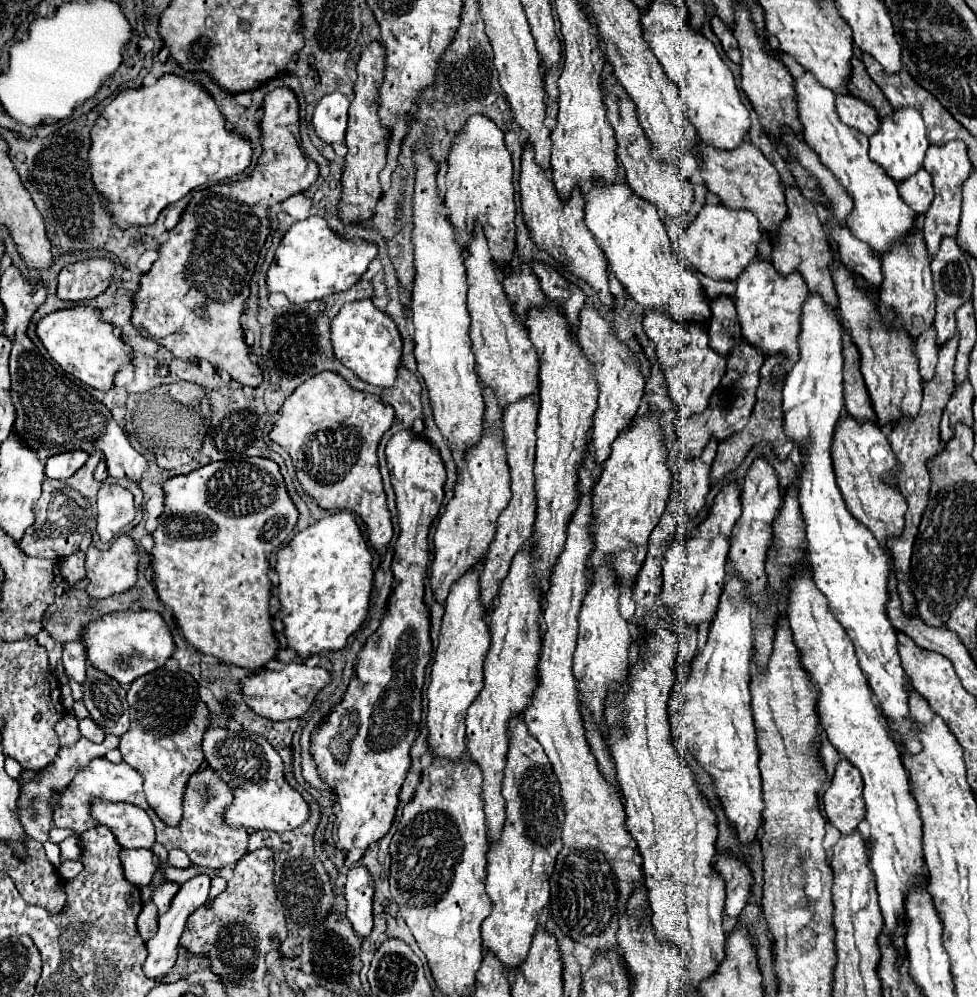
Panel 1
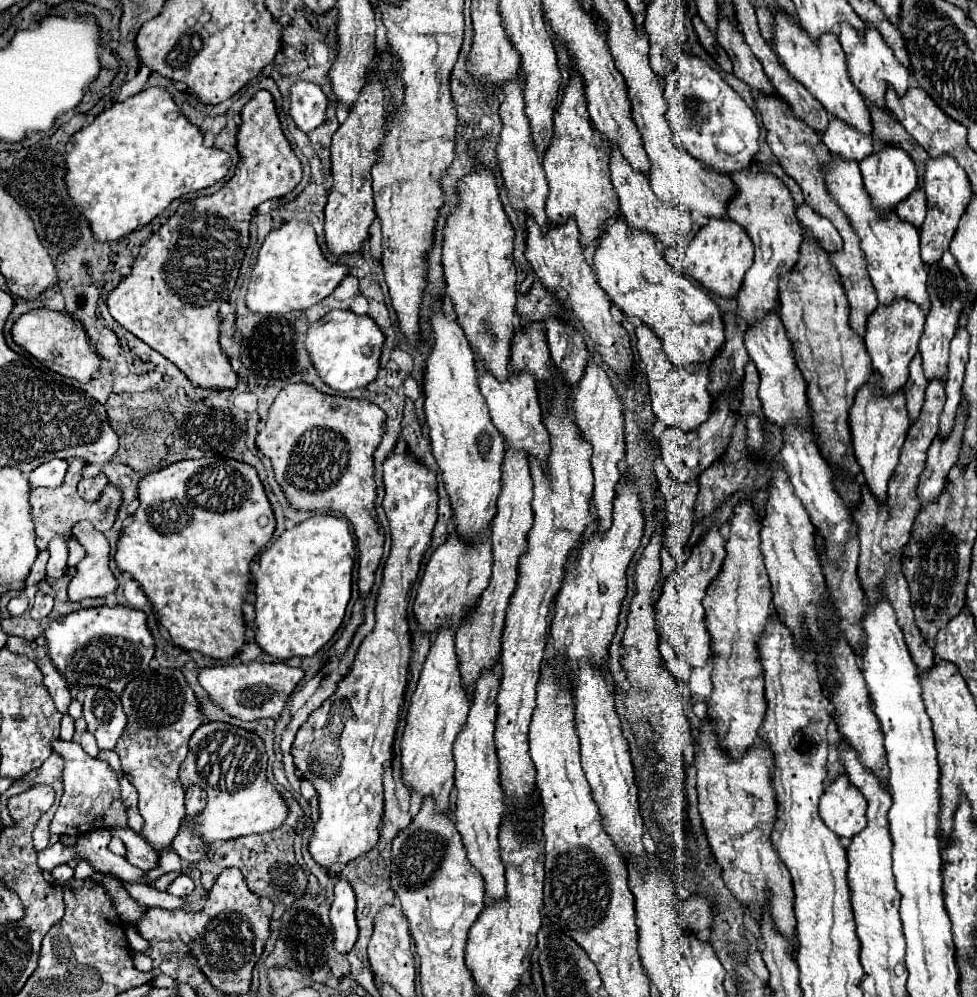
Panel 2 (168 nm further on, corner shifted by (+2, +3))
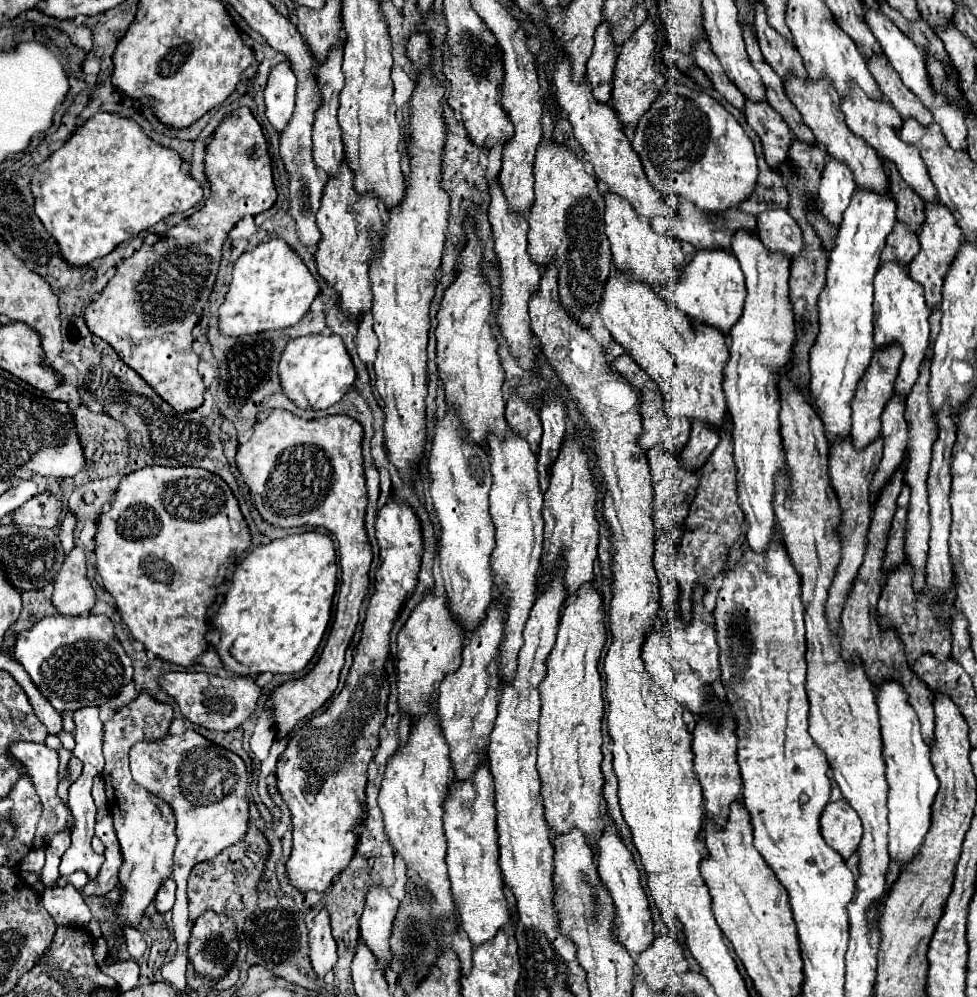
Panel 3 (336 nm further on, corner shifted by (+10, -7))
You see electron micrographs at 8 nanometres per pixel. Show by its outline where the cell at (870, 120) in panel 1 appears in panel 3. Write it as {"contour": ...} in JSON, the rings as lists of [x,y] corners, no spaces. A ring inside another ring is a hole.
{"contour":[[[830,159],[830,163],[822,173],[818,199],[820,199],[820,211],[832,227],[840,227],[842,213],[846,211],[854,191],[856,183],[852,181],[850,169],[844,165],[836,165],[836,161]]]}

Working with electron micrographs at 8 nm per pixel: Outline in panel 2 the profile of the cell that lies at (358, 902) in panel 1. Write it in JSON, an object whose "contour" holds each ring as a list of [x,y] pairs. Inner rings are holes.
{"contour":[[[340,879],[334,887],[330,919],[336,931],[336,949],[340,953],[348,953],[358,939],[358,923],[356,923],[356,893],[350,881],[346,879]]]}

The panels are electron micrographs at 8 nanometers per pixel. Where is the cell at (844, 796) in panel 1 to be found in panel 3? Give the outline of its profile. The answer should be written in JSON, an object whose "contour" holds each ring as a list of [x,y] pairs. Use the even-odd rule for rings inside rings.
{"contour":[[[842,799],[828,803],[820,817],[820,833],[824,841],[844,859],[852,857],[862,839],[862,823],[856,811]]]}

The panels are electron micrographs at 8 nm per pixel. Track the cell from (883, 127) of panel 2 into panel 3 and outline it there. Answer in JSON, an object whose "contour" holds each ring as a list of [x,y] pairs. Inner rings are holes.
{"contour":[[[884,163],[890,169],[890,185],[892,185],[892,197],[896,201],[896,219],[910,227],[912,233],[920,233],[924,217],[924,205],[920,205],[920,197],[914,197],[912,189],[900,181],[900,173],[896,173],[896,167]]]}

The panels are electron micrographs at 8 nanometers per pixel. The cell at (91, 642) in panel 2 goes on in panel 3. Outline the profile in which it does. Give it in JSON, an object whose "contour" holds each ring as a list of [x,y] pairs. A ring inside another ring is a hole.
{"contour":[[[106,615],[44,617],[16,635],[12,657],[26,669],[32,683],[58,713],[108,703],[132,681],[134,671]]]}

